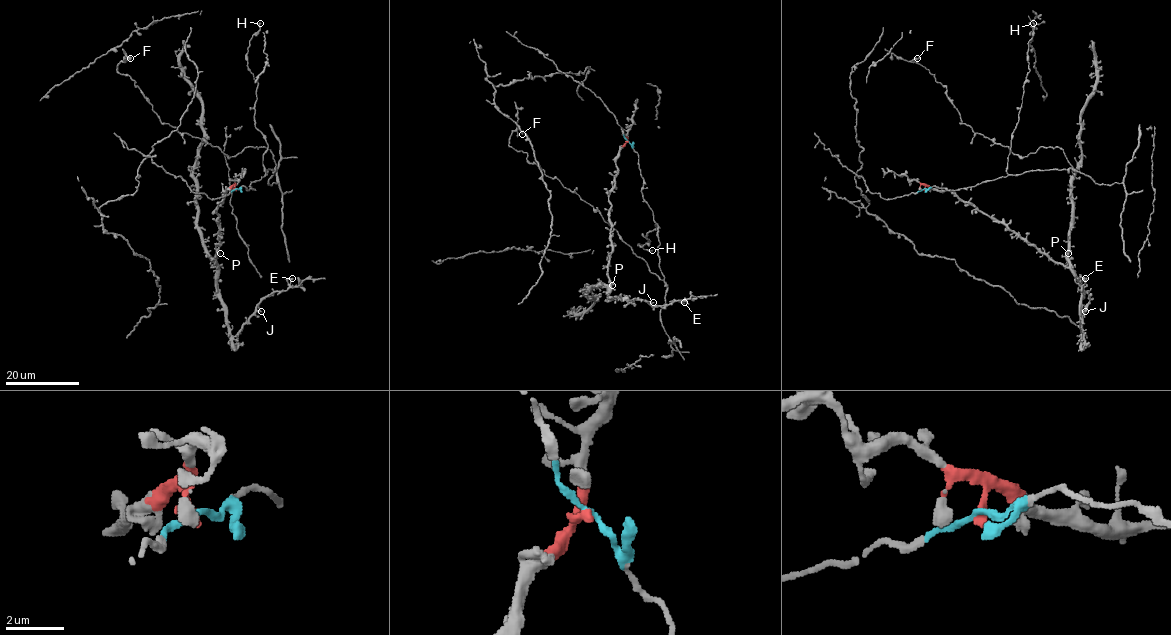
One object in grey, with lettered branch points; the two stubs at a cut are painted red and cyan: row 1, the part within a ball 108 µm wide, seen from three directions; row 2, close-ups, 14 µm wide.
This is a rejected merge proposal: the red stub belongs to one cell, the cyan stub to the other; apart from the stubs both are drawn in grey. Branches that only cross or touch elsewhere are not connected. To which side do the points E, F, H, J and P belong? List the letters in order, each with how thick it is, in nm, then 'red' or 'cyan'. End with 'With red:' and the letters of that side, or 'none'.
E: 280 nm thick; red
F: 360 nm thick; cyan
H: 240 nm thick; cyan
J: 240 nm thick; red
P: 360 nm thick; red
With red: E, J, P

